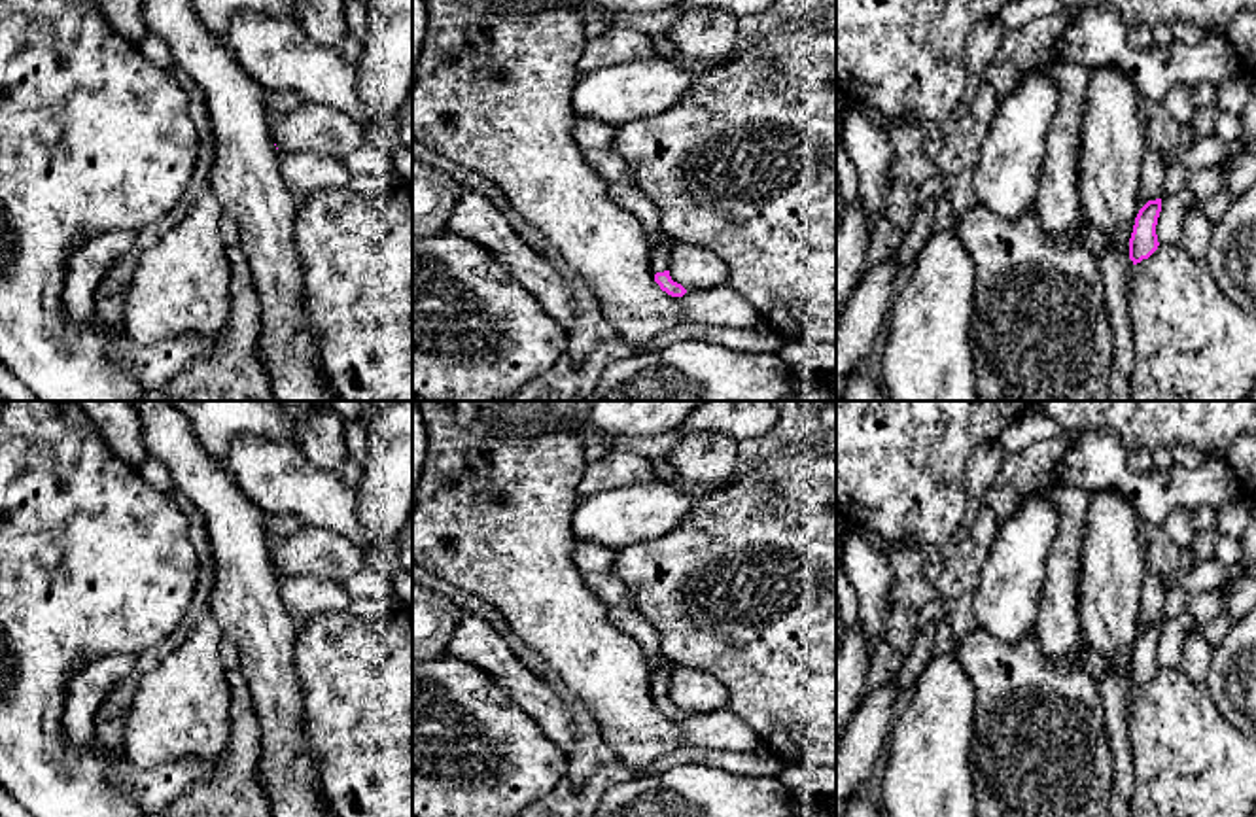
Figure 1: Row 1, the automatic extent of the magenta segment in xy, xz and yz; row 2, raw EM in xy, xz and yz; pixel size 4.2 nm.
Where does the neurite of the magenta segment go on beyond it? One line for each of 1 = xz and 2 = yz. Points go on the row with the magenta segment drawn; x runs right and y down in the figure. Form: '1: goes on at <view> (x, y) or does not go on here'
1: goes on at xz (661, 254)
2: goes on at yz (1115, 265)

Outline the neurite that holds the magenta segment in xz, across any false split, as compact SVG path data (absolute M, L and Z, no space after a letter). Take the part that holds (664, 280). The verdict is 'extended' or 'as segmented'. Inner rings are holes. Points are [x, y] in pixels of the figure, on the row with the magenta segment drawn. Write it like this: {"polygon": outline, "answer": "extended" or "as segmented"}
{"polygon": "M662 242L656 246L651 253L651 270L654 274L654 282L660 286L662 291L666 291L672 297L683 297L687 289L673 282L670 276L670 253L672 253L673 242Z", "answer": "extended"}

